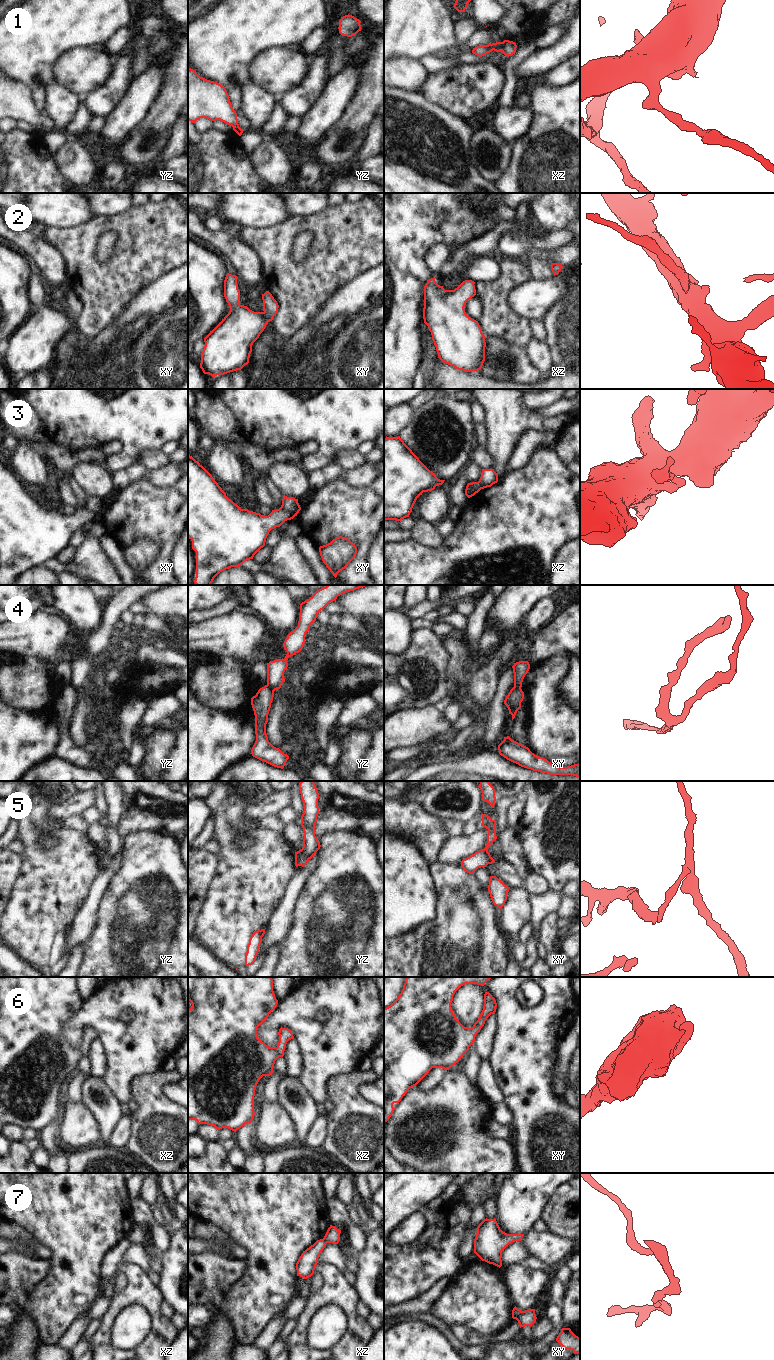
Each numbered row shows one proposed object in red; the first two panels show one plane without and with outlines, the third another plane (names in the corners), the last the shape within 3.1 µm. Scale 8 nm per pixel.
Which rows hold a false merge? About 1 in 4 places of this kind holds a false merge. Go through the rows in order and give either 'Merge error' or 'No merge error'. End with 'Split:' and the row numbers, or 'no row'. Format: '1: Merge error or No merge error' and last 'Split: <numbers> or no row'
1: Merge error
2: No merge error
3: Merge error
4: Merge error
5: Merge error
6: No merge error
7: Merge error
Split: 1, 3, 4, 5, 7.

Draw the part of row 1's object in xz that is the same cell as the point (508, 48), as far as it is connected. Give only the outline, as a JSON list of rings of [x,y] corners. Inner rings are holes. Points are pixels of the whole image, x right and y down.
[[[504,40],[503,42],[501,42],[501,44],[501,51],[505,56],[512,56],[516,52],[517,45],[515,42]]]

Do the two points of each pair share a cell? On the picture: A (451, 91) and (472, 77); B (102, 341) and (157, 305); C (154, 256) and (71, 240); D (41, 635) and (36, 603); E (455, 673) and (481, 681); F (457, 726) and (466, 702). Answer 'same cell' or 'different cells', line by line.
A: same cell
B: same cell
C: same cell
D: different cells
E: same cell
F: different cells

